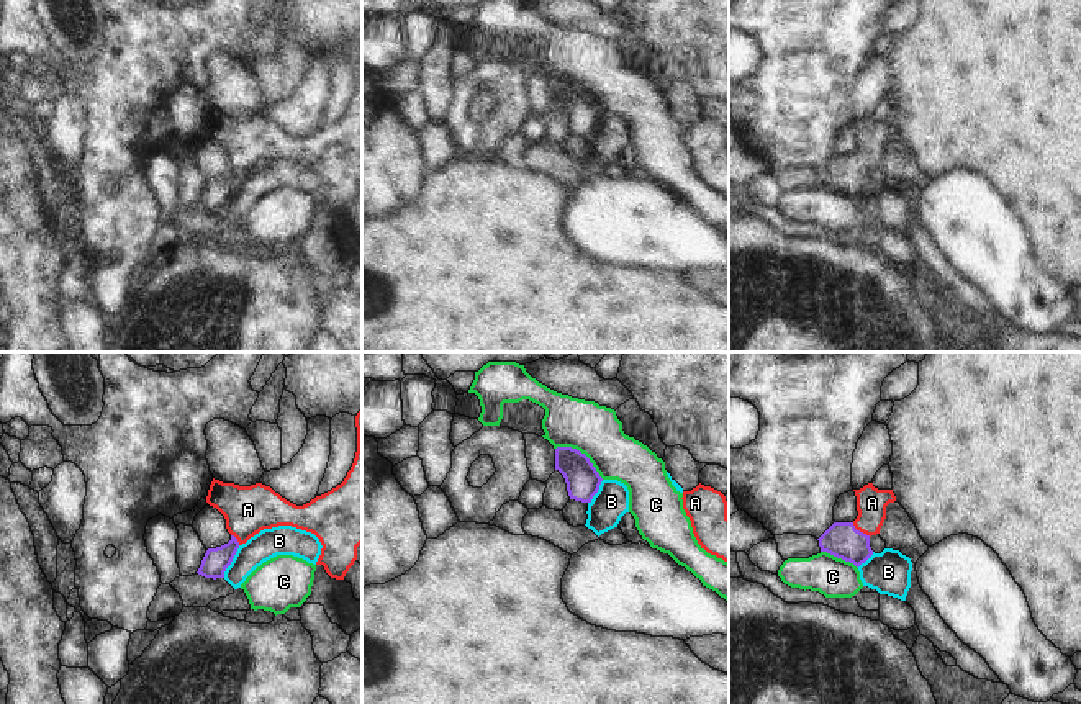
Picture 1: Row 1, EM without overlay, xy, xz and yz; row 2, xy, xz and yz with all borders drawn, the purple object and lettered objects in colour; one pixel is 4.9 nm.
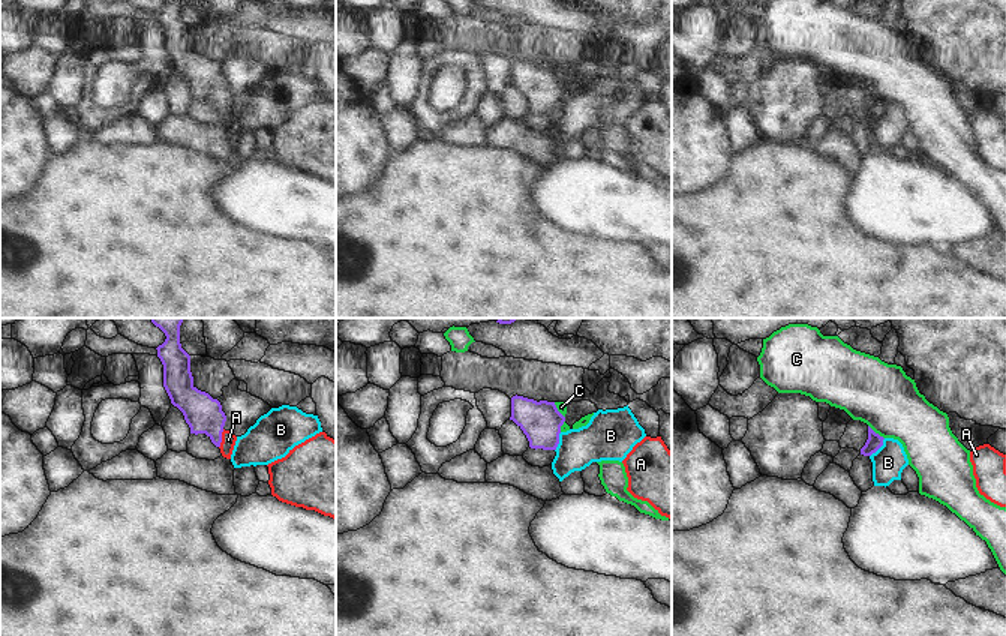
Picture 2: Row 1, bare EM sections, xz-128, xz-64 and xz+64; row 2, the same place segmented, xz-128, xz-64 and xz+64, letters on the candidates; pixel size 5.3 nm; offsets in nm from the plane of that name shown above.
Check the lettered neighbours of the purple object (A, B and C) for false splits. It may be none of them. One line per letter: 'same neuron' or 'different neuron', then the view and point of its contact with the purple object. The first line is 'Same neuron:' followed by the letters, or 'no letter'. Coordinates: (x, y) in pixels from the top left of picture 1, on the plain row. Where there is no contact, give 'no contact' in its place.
Same neuron: A
A: same neuron; contact yz (859, 164)
B: different neuron; contact xy (231, 194)
C: different neuron; contact xz (580, 85)

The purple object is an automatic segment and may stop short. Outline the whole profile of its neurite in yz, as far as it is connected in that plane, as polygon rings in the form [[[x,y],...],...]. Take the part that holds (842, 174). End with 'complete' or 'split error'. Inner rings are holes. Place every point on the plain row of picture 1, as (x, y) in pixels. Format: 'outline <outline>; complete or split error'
outline [[[873,116],[853,123],[858,149],[853,156],[834,156],[817,174],[821,185],[853,196],[865,196],[873,183],[870,170],[880,167],[886,152],[886,139],[896,134],[893,123],[878,123]]]; split error

